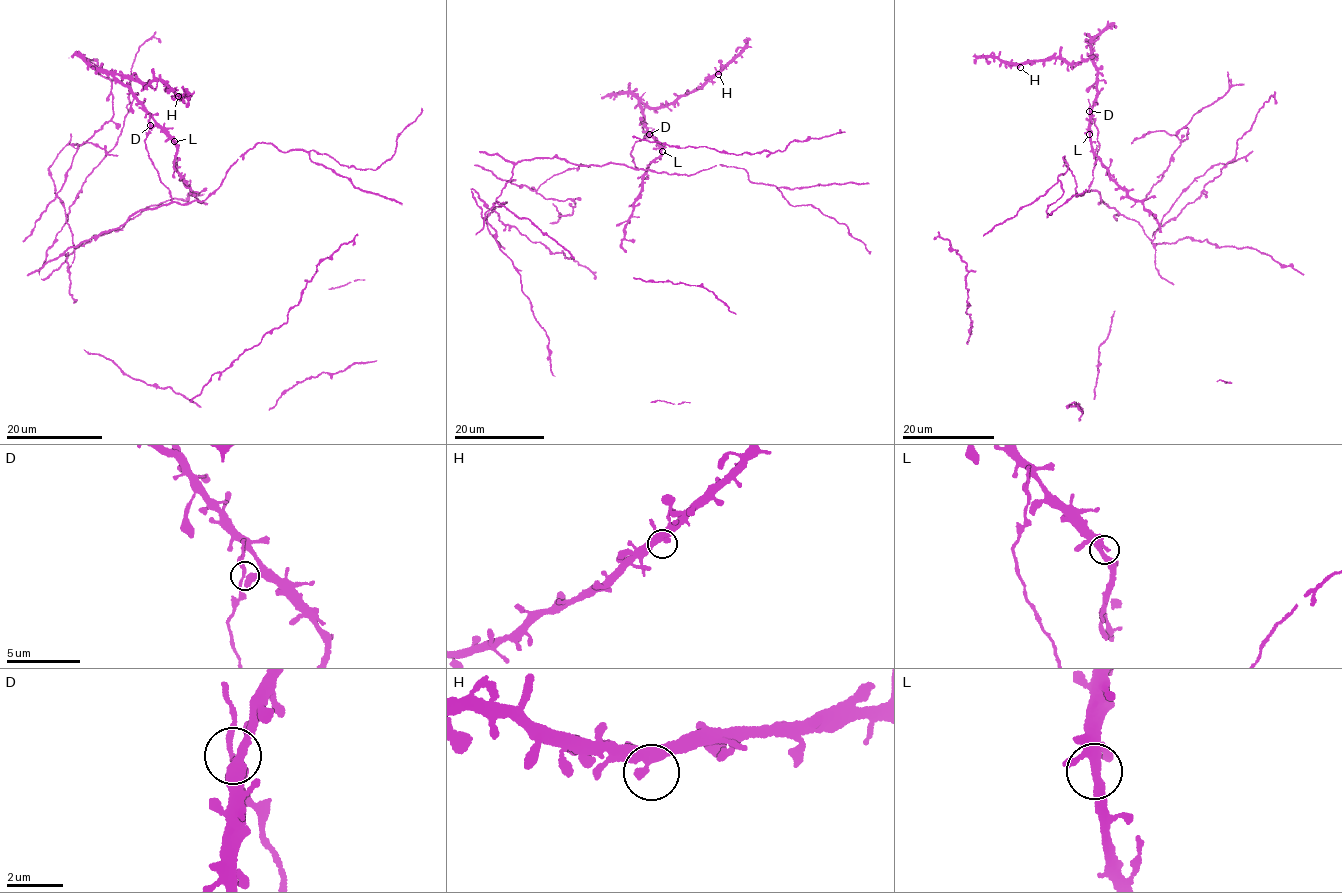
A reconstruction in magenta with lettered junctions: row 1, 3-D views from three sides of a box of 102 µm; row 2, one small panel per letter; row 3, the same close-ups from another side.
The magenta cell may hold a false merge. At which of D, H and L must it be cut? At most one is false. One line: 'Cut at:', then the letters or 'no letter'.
Cut at: no letter

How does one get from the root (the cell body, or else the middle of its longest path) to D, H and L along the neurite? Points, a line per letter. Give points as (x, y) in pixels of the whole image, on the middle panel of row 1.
D: (573, 164), (620, 164), (636, 169), (630, 153), (635, 143), (648, 134)
H: (573, 164), (620, 164), (636, 169), (630, 153), (635, 143), (651, 134), (644, 109), (667, 106), (718, 74)
L: (573, 164), (620, 164), (636, 169), (630, 153), (635, 143), (645, 137), (654, 137), (662, 151)

